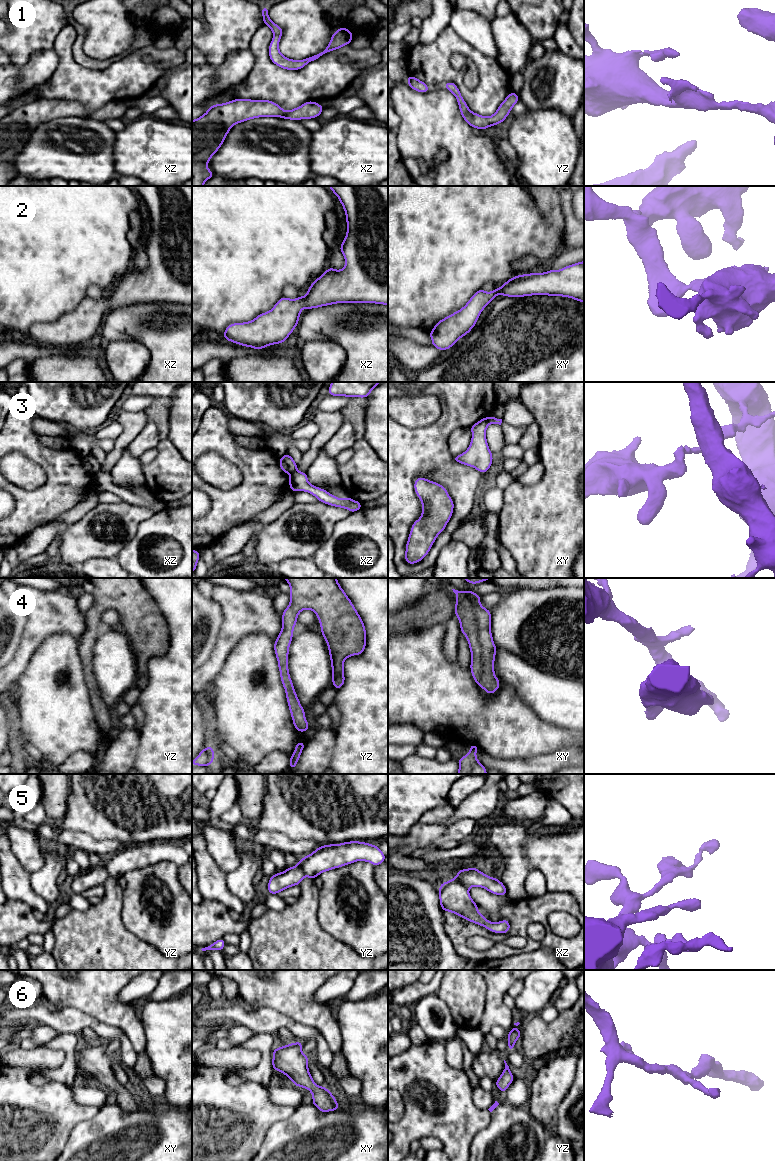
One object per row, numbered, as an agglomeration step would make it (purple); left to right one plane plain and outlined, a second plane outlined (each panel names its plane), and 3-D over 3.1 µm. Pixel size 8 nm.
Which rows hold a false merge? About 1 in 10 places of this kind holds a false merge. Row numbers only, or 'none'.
3, 5

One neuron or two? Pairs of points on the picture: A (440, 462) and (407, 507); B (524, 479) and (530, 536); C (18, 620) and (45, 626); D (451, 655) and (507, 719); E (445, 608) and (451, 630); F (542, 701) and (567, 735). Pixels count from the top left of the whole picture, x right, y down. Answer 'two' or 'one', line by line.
A: one
B: two
C: two
D: two
E: two
F: two

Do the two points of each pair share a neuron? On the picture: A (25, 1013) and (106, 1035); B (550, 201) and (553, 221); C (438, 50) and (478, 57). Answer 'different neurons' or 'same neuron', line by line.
A: same neuron
B: same neuron
C: same neuron

